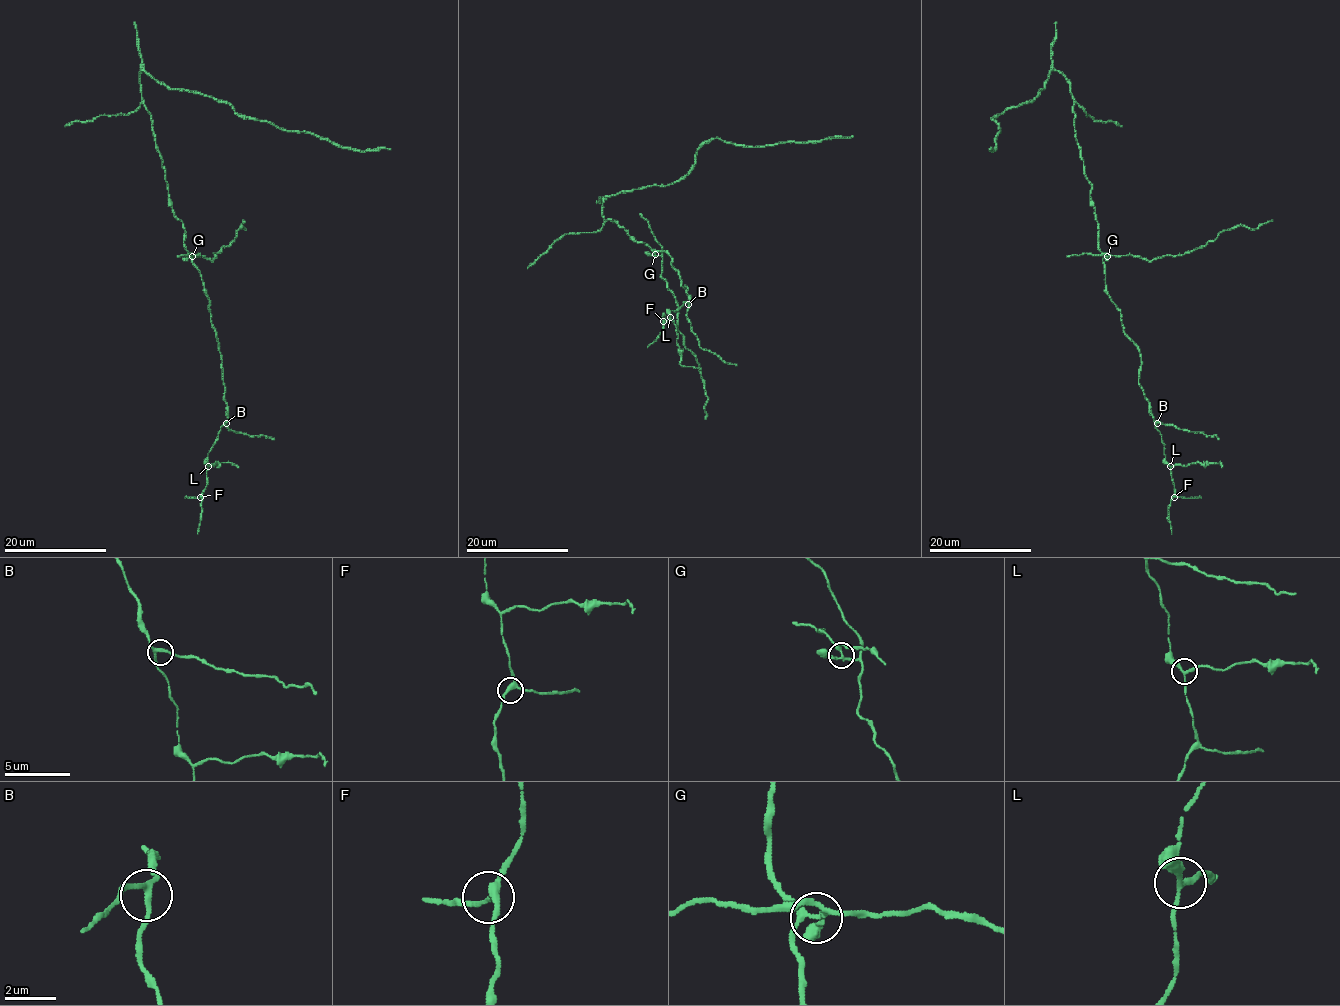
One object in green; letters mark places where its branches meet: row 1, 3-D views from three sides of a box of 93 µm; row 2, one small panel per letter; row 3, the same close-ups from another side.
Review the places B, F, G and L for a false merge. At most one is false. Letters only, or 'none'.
G

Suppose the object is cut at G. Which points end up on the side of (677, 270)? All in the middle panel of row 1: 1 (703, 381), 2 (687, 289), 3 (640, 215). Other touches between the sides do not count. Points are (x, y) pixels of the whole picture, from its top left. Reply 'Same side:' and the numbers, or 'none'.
Same side: 2

